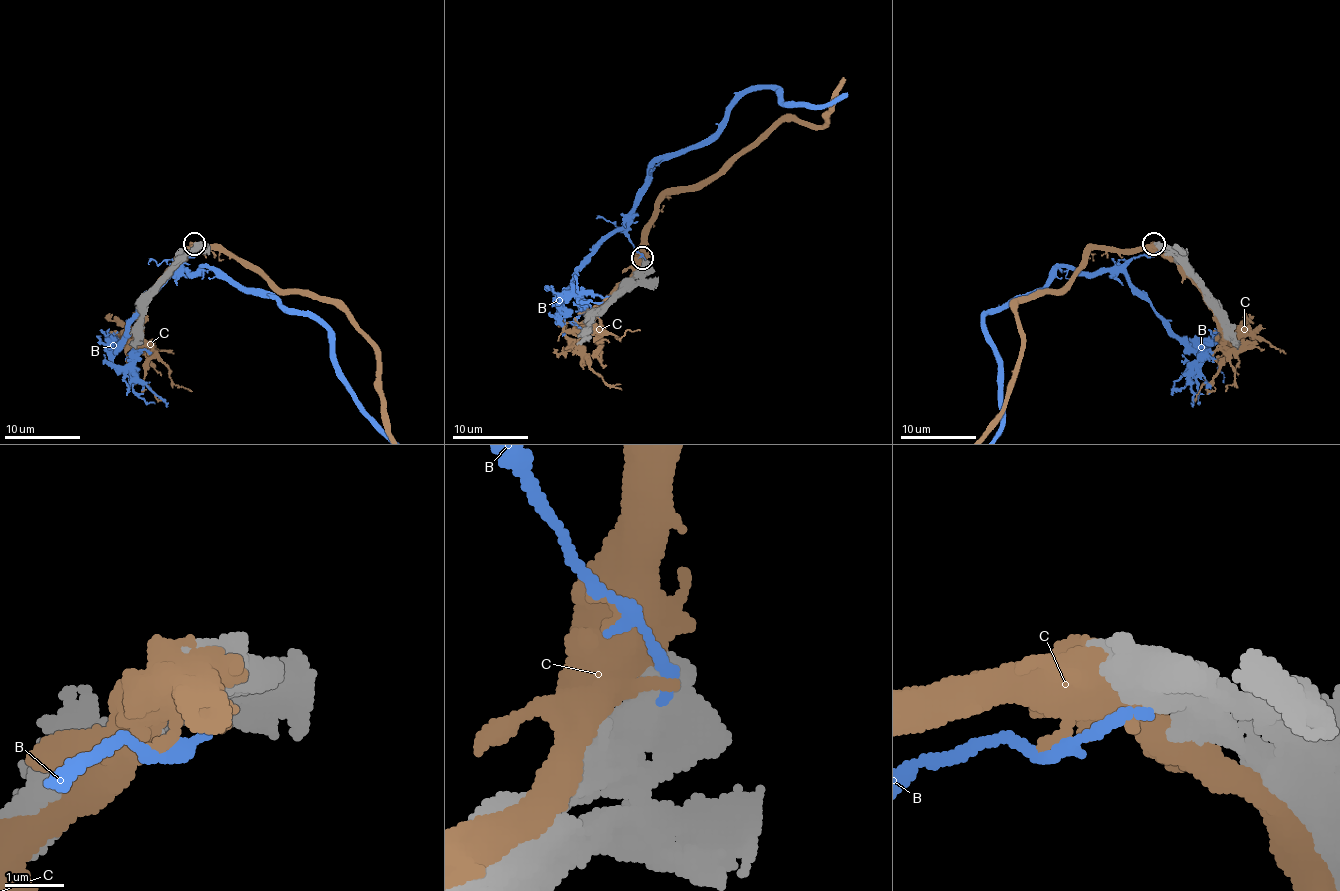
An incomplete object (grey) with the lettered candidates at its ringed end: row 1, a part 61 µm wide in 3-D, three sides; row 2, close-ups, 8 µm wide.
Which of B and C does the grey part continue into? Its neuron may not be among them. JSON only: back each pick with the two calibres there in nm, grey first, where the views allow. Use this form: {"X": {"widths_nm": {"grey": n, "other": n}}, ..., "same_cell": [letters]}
{"same_cell": []}

